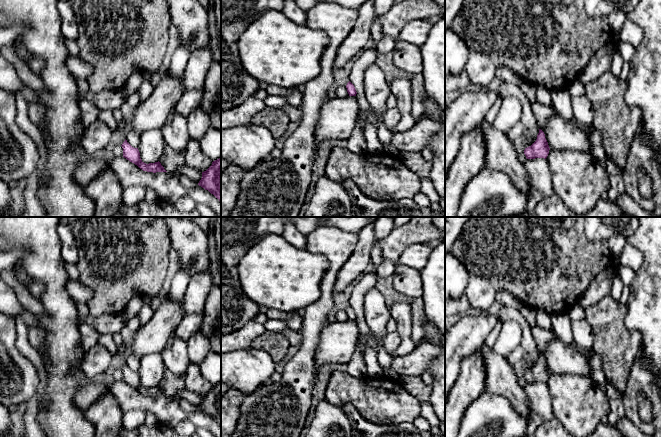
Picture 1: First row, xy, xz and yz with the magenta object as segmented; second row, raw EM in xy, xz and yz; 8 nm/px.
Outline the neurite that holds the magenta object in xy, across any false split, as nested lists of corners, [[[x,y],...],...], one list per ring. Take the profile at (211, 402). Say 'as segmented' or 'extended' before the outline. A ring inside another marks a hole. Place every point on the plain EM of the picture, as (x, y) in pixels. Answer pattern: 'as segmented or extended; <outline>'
as segmented; [[[221,382],[212,386],[212,389],[204,396],[198,407],[221,425]]]

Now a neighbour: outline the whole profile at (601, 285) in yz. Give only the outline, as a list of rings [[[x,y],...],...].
[[[612,262],[602,272],[597,275],[592,281],[590,286],[585,290],[579,298],[578,303],[587,309],[595,305],[603,297],[611,293],[612,283],[614,277],[618,274],[618,269]]]

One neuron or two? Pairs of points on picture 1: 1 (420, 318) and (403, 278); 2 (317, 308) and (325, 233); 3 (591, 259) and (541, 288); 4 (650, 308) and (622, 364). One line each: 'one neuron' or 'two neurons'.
1: one neuron
2: one neuron
3: one neuron
4: two neurons

